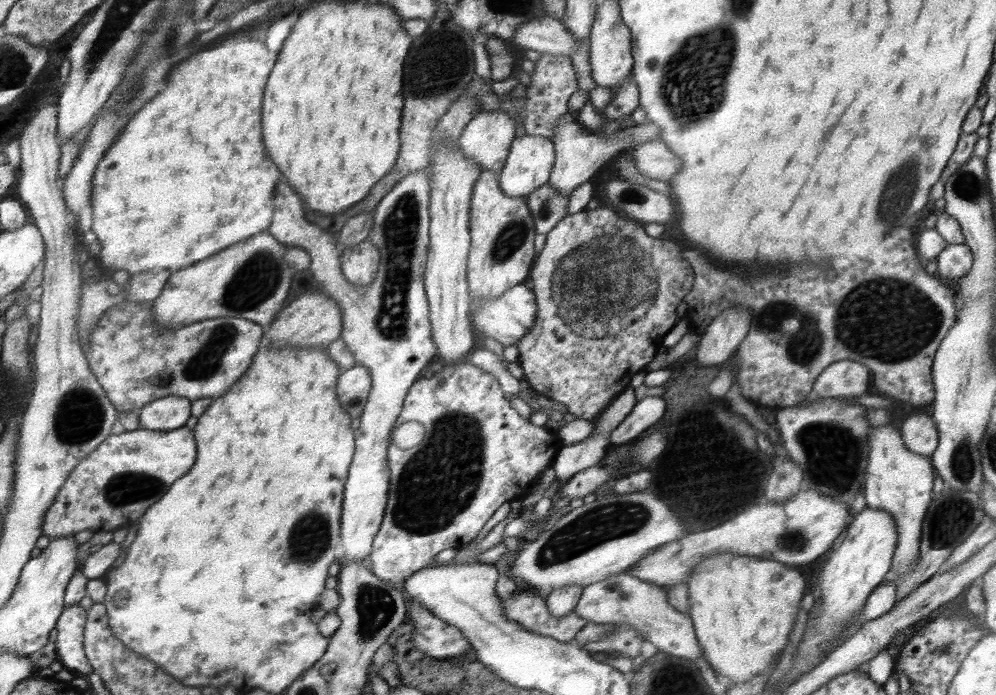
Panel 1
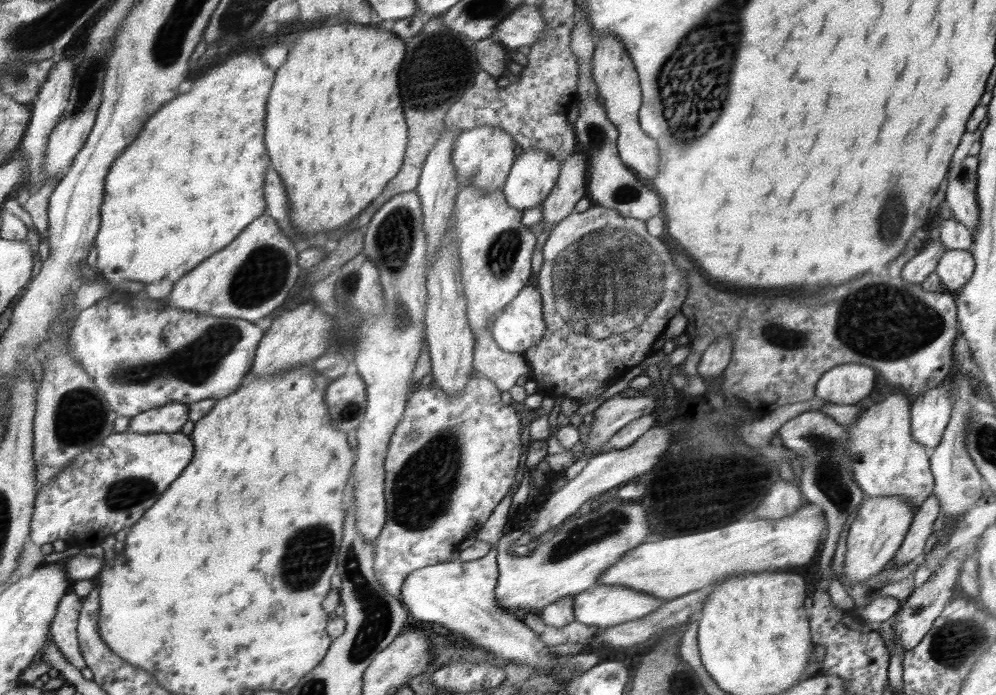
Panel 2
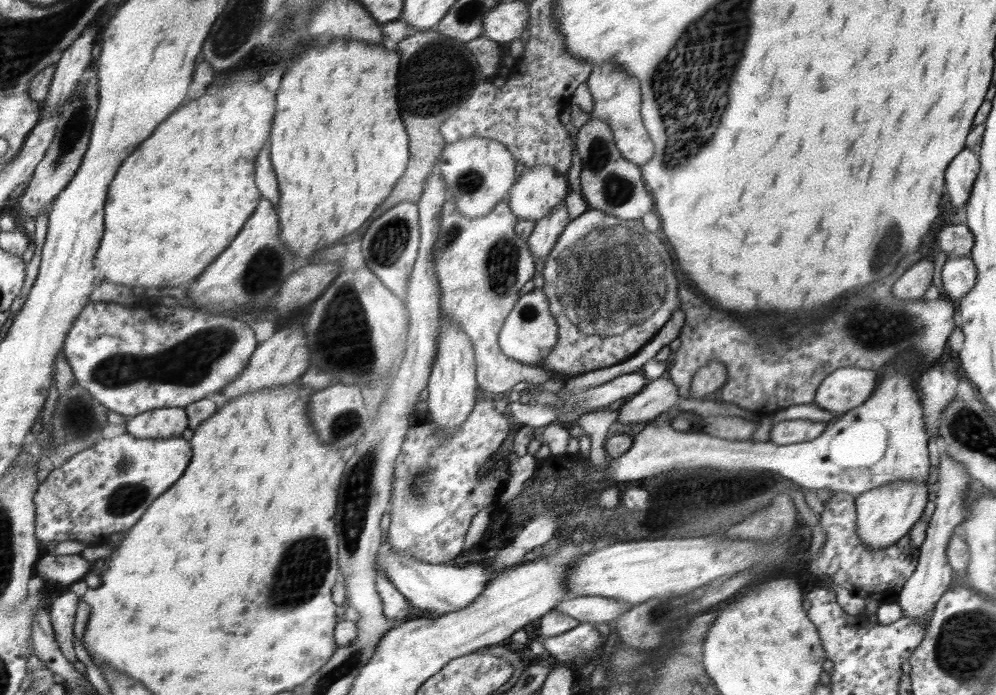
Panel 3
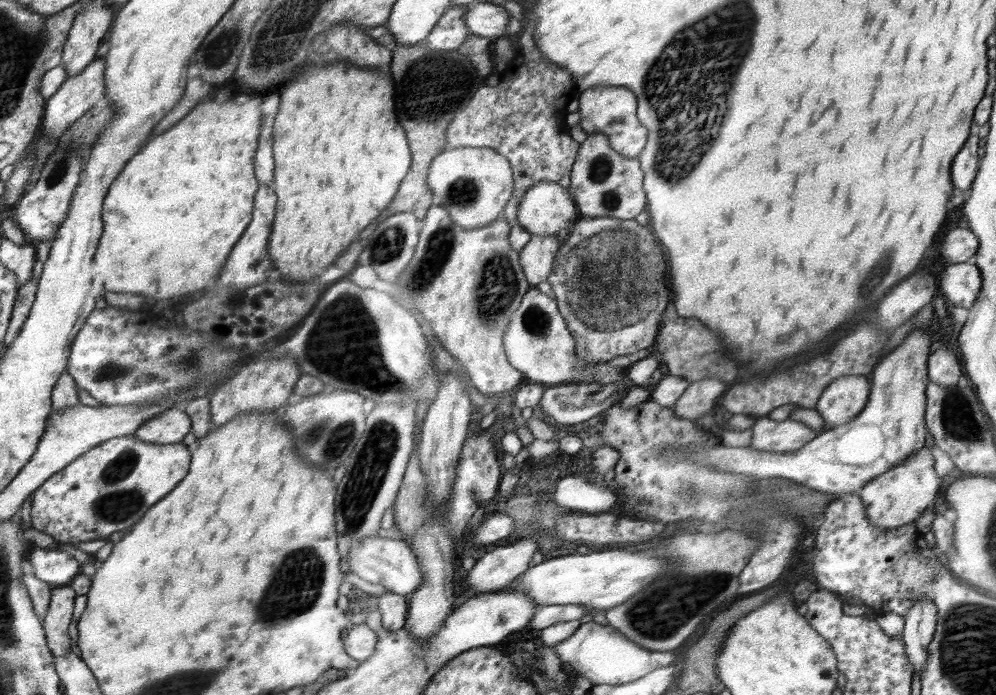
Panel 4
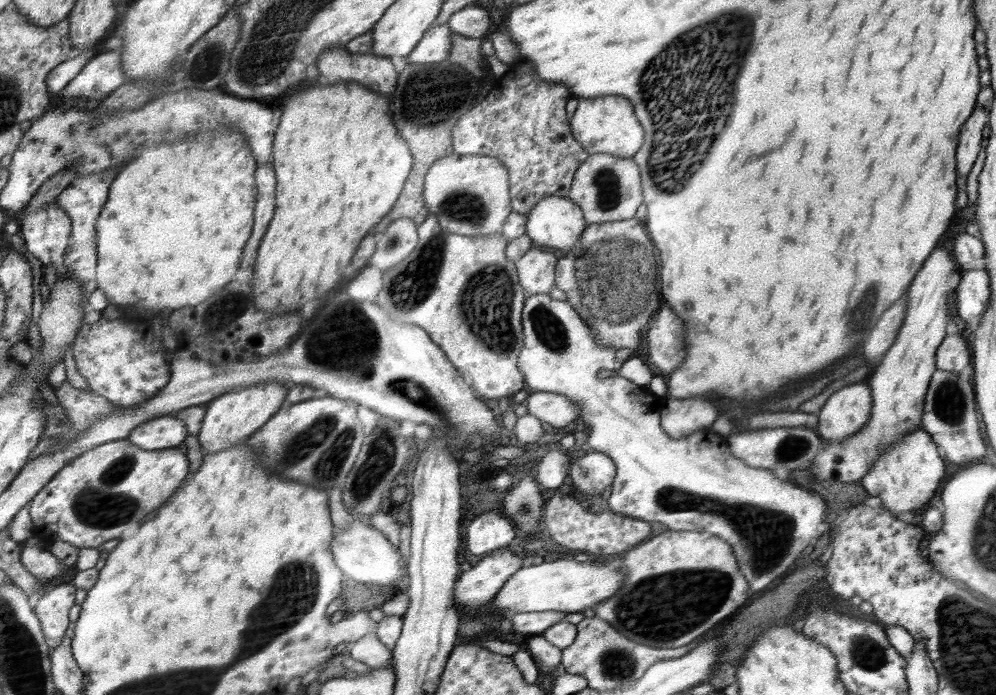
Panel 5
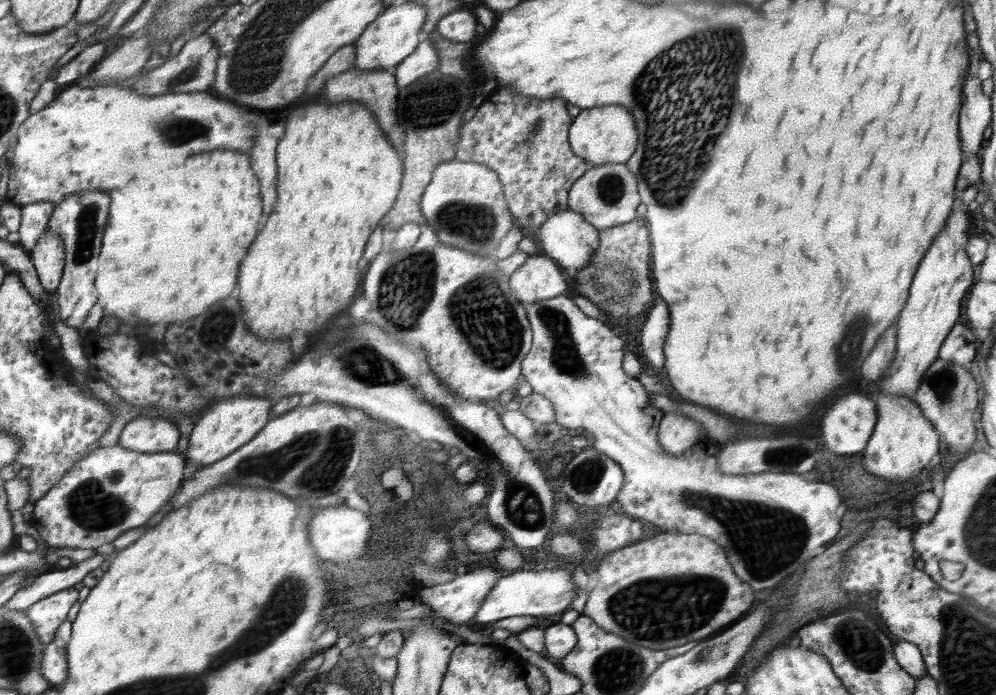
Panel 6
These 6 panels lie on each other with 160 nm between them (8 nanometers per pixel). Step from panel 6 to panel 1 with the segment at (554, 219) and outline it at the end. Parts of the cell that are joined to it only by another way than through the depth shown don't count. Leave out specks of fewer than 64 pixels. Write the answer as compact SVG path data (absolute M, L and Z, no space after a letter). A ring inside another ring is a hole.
M528 136L516 138L511 144L510 154L499 173L499 184L510 197L527 198L532 192L549 183L554 146L550 138Z

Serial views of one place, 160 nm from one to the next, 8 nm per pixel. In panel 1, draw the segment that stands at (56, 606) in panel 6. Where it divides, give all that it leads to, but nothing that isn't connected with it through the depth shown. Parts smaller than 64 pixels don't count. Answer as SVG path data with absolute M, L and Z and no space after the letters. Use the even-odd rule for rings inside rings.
M78 603L64 608L56 627L58 634L55 641L57 658L65 669L85 677L94 672L85 650L82 650L82 632L85 632L87 615L87 610Z

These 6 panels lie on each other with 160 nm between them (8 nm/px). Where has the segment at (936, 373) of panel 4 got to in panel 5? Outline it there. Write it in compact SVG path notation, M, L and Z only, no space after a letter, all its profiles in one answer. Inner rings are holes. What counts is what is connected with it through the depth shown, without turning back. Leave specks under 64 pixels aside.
M946 335L935 356L935 367L941 371L966 375L971 365L971 351L962 335Z

